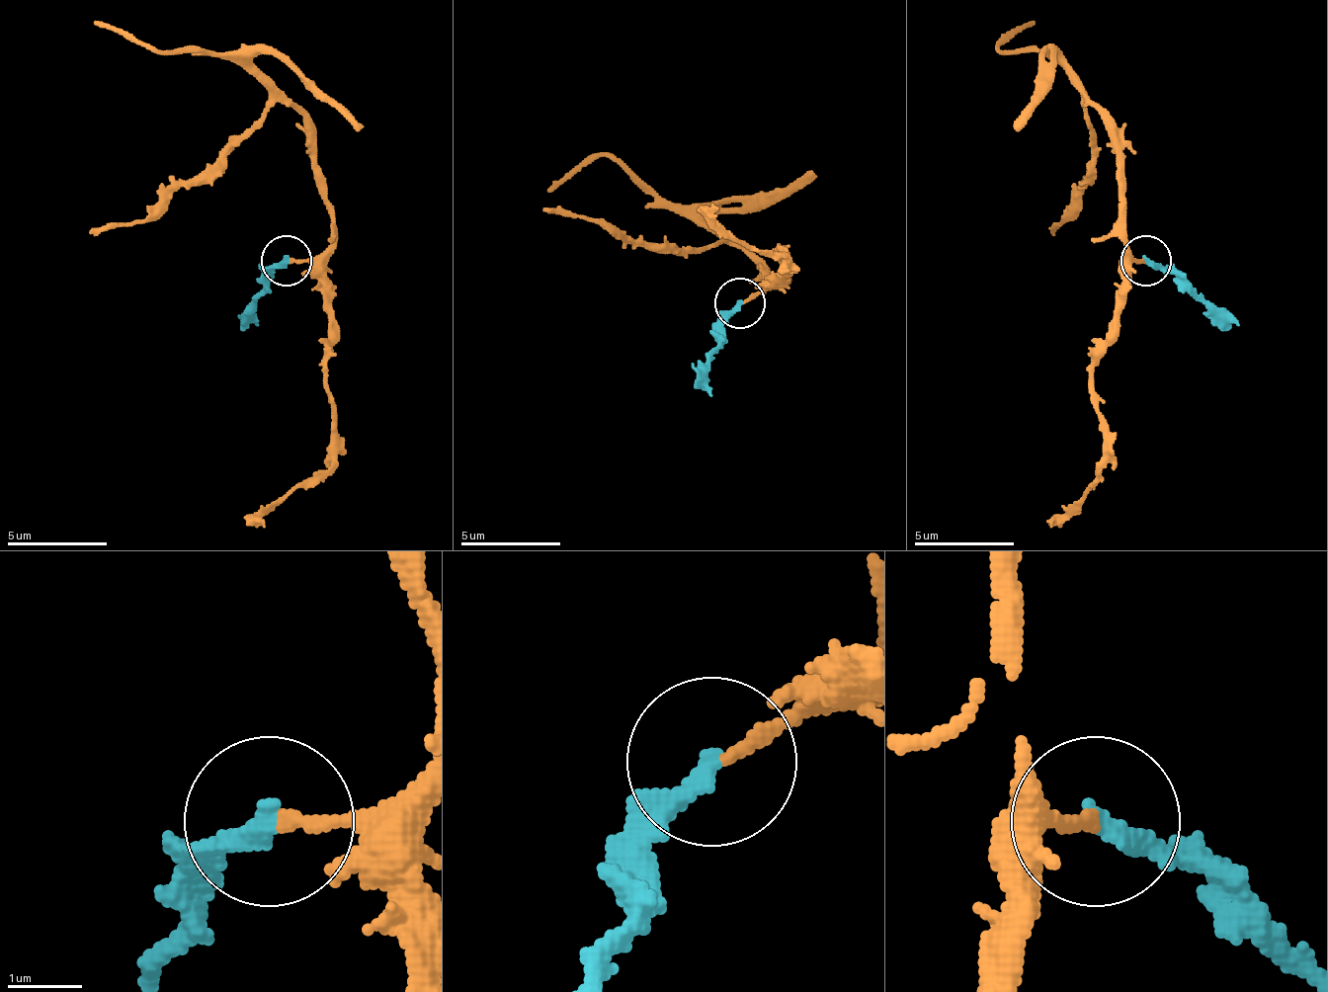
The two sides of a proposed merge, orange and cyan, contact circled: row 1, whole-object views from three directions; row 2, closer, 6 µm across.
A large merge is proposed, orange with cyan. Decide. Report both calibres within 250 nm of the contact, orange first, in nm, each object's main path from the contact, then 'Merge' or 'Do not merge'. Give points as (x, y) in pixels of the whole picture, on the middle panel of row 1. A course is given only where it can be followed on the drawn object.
Thickness 160 nm (orange) against 260 nm. Course of orange: (741, 304), (786, 280), (771, 275), (731, 244), (651, 249), (617, 239), (597, 219), (541, 209). Course of cyan: (741, 304), (726, 319), (726, 339), (705, 369), (711, 394). Merge

